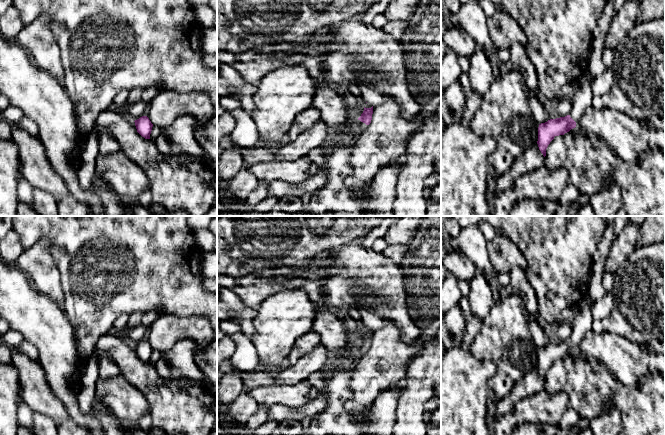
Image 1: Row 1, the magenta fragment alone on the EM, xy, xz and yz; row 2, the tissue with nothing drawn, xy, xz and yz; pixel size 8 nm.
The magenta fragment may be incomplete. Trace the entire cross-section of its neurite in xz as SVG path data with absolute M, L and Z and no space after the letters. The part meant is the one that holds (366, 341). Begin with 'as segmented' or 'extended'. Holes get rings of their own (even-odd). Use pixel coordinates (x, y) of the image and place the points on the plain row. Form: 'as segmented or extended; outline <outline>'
as segmented; outline M373 330L371 332L364 331L364 335L361 338L361 340L358 342L358 344L365 347L366 349L369 349L372 344L372 338L373 338Z

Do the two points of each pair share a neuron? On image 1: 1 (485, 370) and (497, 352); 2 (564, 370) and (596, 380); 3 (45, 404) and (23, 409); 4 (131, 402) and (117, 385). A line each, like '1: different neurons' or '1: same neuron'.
1: different neurons
2: same neuron
3: same neuron
4: same neuron

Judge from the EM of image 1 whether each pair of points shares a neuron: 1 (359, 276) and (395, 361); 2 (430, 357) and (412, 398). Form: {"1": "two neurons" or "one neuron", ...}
{"1": "two neurons", "2": "one neuron"}

